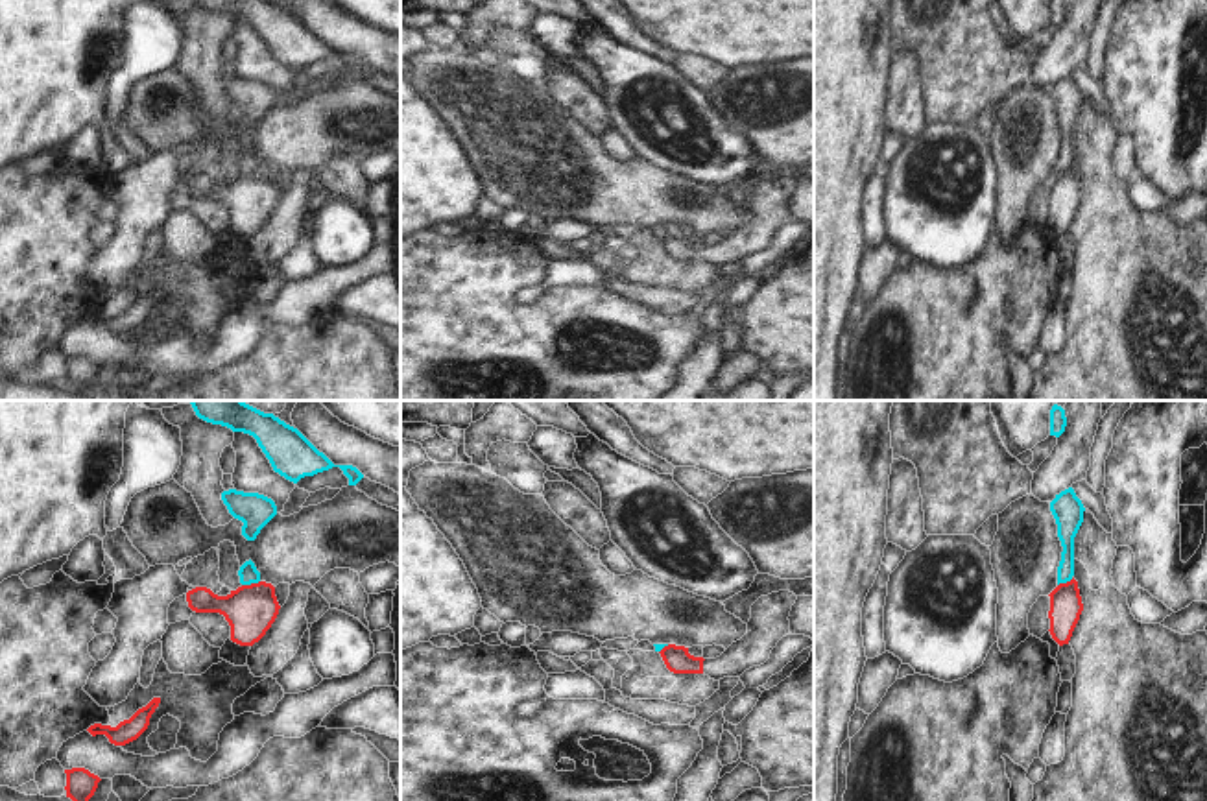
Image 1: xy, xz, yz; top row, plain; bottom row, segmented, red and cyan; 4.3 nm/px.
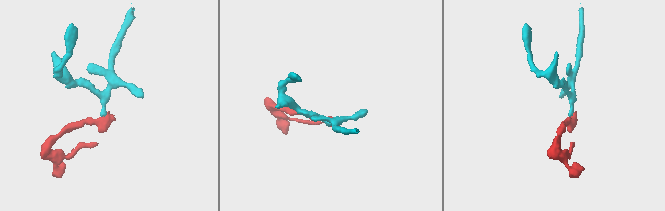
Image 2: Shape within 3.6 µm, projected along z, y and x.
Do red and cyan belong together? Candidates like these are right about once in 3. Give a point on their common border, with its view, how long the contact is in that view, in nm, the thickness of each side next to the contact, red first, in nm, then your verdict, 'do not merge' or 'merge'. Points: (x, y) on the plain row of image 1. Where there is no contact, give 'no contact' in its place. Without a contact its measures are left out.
contact xy (251, 170); length 80 nm; calibres 220 and 90 nm; do not merge

